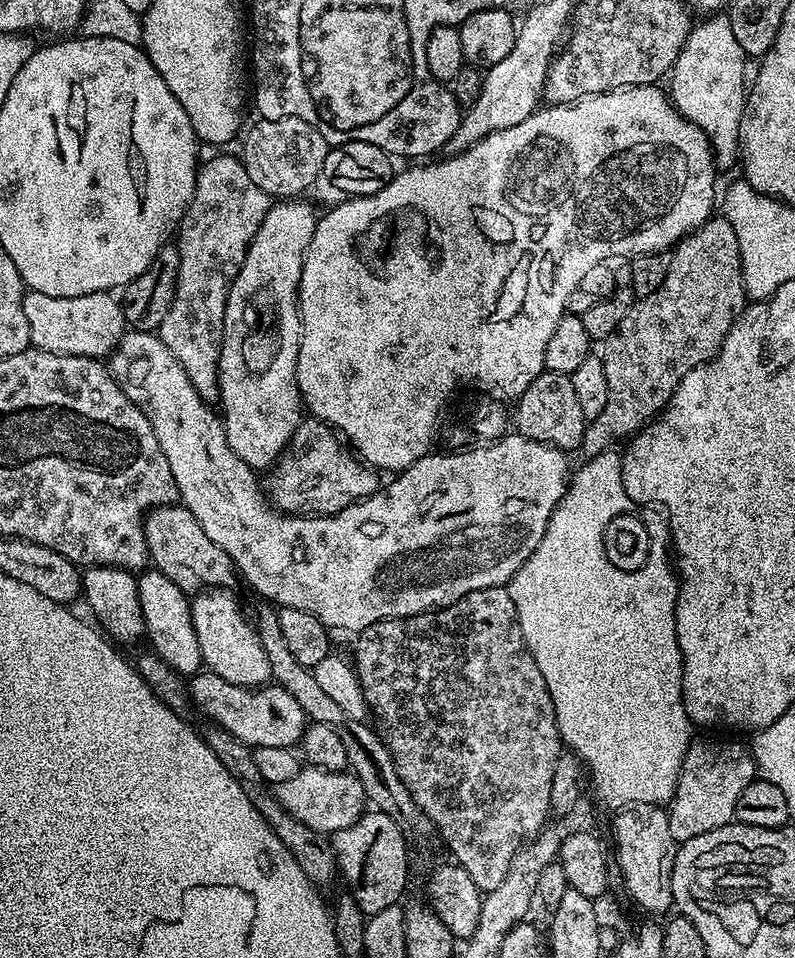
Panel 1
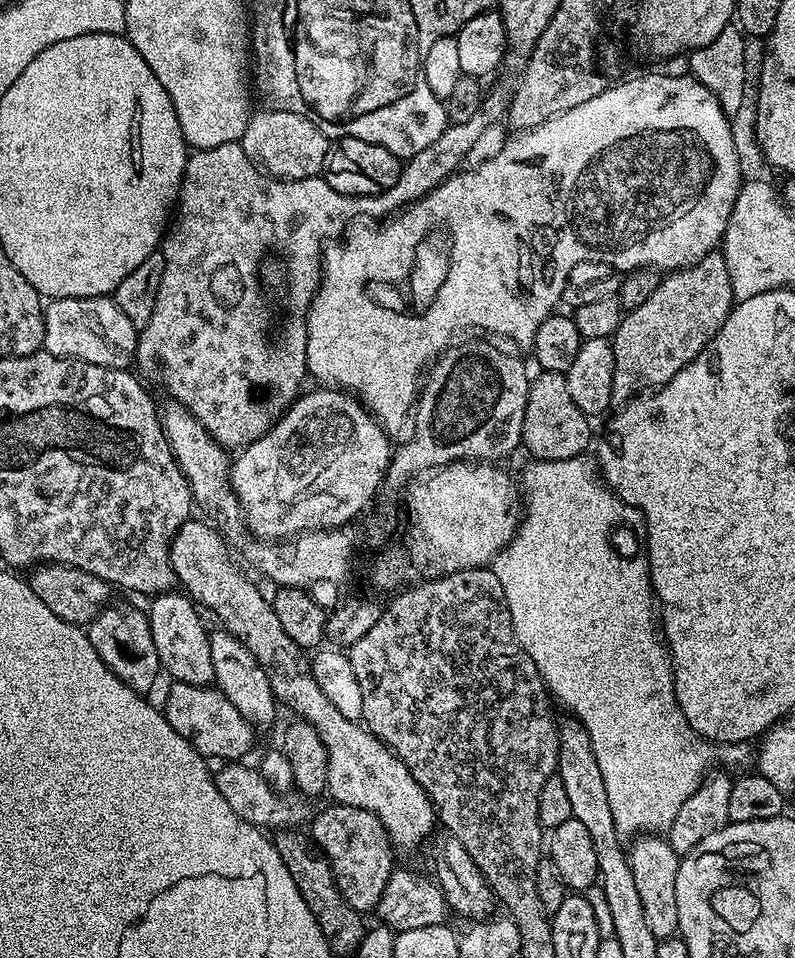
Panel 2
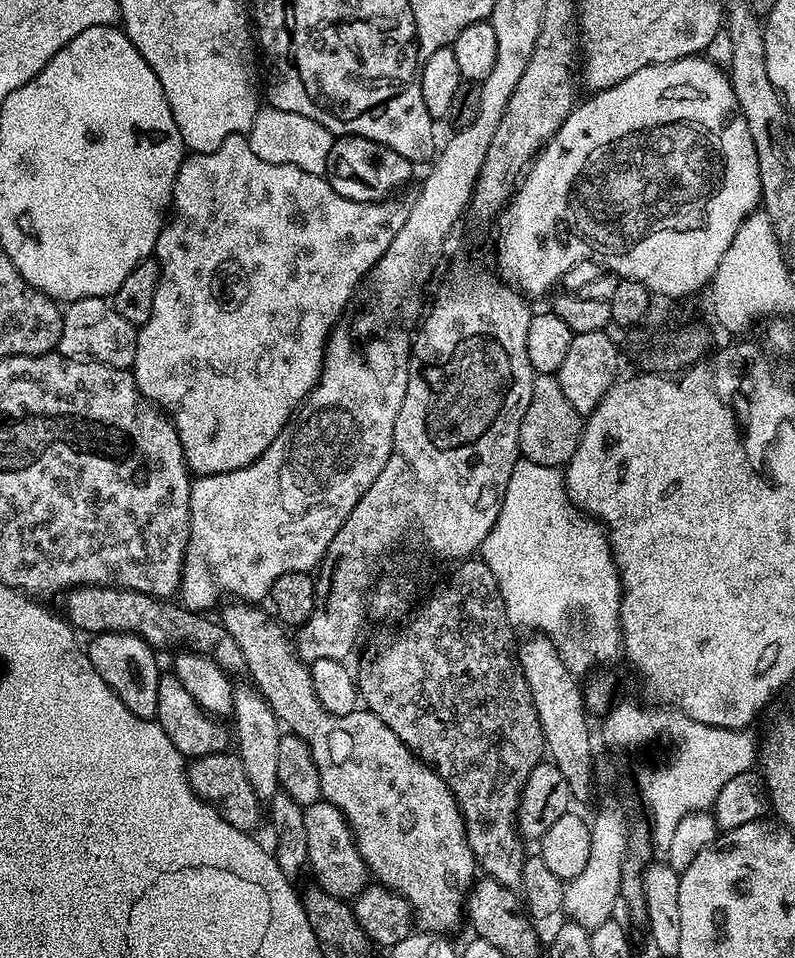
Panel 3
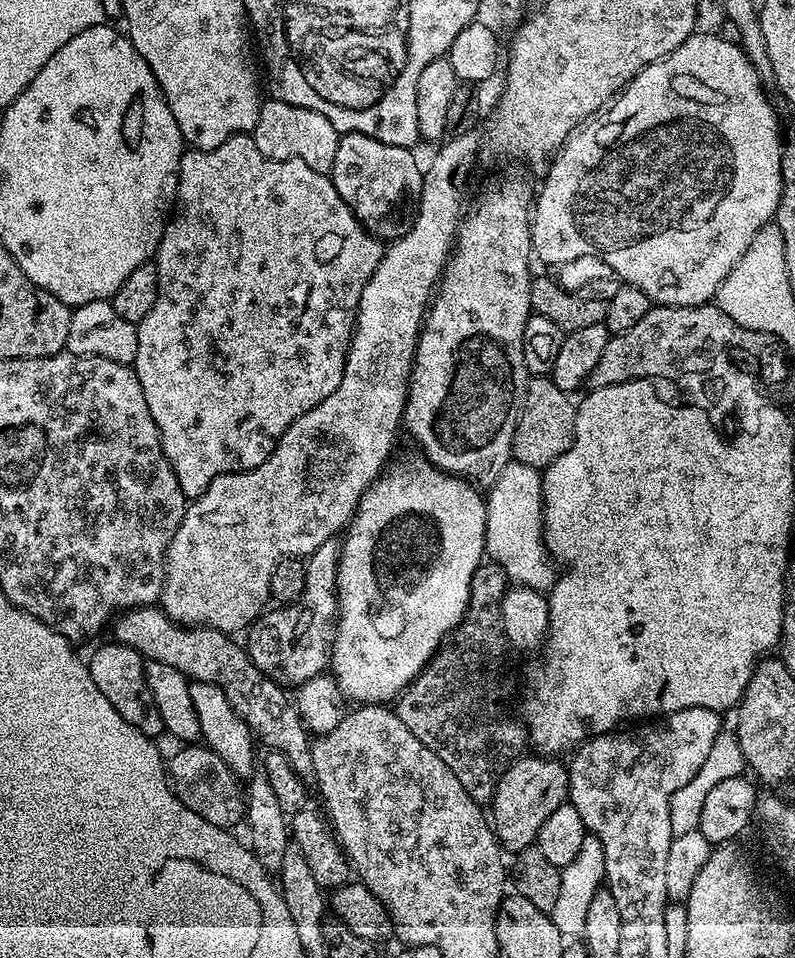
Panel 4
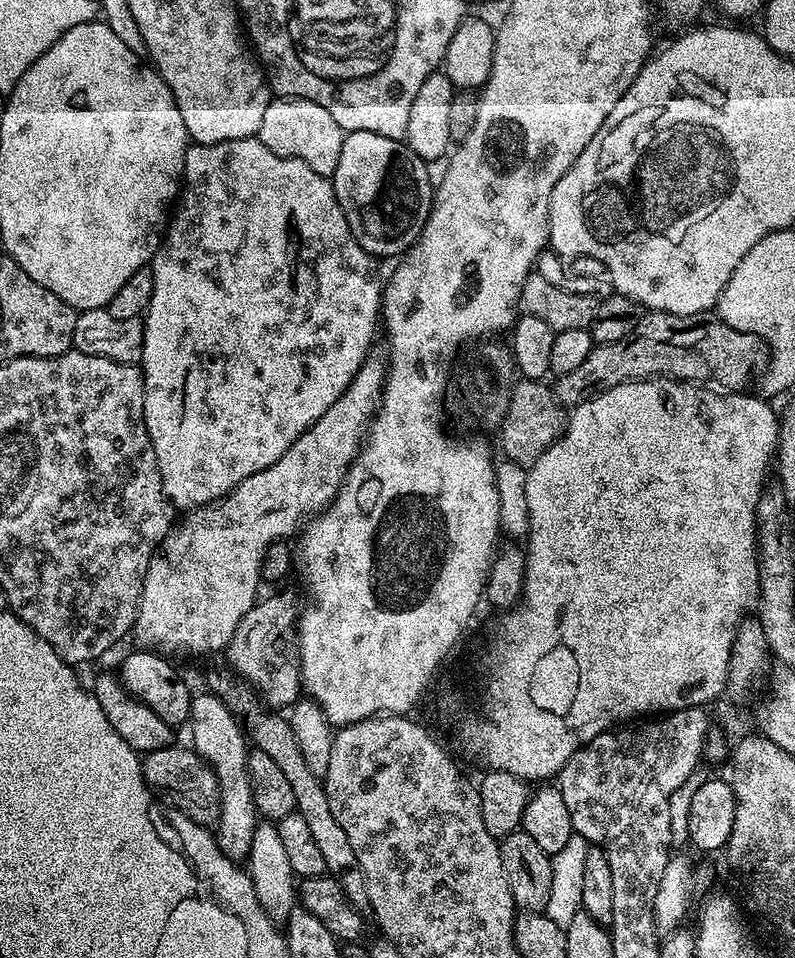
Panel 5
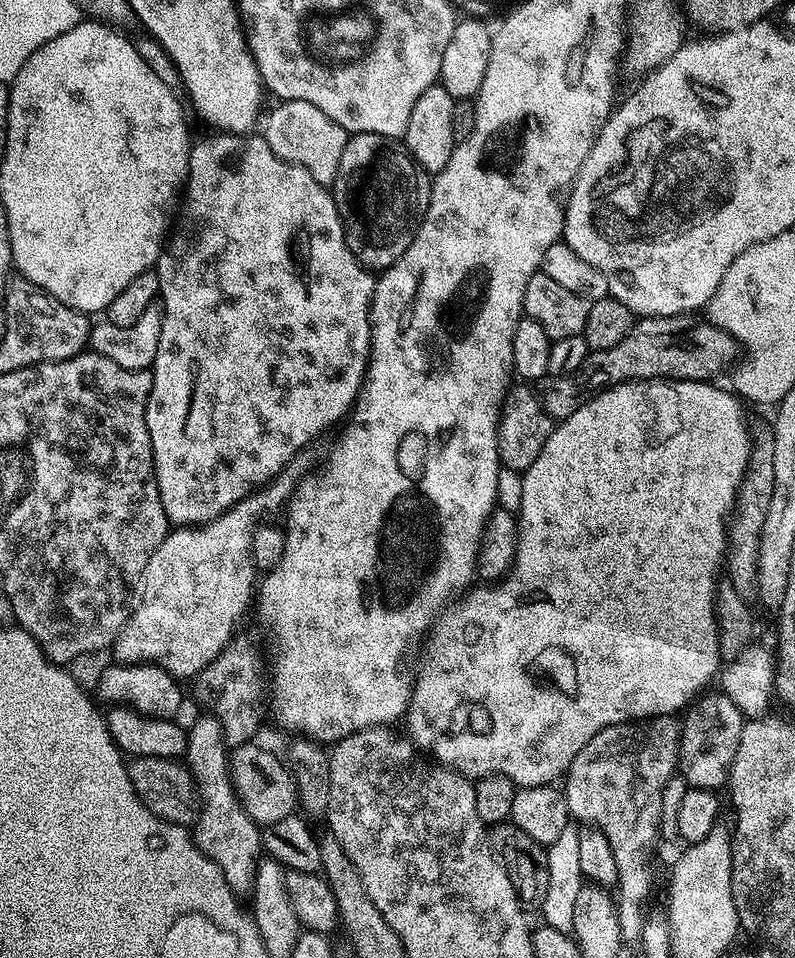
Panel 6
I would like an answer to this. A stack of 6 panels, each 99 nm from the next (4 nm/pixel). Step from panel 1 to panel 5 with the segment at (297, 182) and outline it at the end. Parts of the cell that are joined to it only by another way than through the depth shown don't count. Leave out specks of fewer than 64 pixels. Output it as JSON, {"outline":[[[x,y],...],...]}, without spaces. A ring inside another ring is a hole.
{"outline":[[[276,98],[266,106],[258,139],[267,148],[274,150],[274,154],[298,158],[306,162],[310,170],[330,178],[338,166],[338,154],[342,154],[345,135],[344,129],[338,126],[338,122],[334,122],[334,118],[330,118],[322,106],[309,100]]]}

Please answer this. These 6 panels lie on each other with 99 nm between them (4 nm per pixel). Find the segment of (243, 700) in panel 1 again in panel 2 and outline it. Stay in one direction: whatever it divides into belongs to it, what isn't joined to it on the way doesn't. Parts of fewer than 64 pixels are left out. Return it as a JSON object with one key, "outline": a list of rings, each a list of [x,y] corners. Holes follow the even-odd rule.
{"outline":[[[181,680],[169,683],[169,685],[168,693],[164,696],[164,704],[162,703],[162,711],[166,722],[170,722],[170,726],[174,726],[174,730],[178,730],[178,734],[182,734],[182,738],[186,738],[186,742],[190,742],[190,746],[194,746],[194,750],[198,750],[198,754],[209,761],[243,761],[245,759],[244,755],[251,750],[252,743],[256,740],[257,729],[242,714],[238,714],[234,702],[230,702],[230,698],[226,698],[226,694],[222,694],[220,689],[215,686],[207,684],[194,686]]]}

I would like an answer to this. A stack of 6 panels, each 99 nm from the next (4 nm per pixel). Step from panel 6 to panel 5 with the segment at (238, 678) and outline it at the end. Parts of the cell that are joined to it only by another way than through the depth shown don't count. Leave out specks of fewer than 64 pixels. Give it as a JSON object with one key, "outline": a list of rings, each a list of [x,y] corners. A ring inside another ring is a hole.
{"outline":[[[288,592],[266,596],[257,599],[242,622],[238,622],[238,630],[234,630],[234,638],[230,638],[226,655],[232,663],[229,664],[231,671],[259,690],[266,704],[284,710],[302,696],[300,649],[296,642],[296,626],[302,608]]]}

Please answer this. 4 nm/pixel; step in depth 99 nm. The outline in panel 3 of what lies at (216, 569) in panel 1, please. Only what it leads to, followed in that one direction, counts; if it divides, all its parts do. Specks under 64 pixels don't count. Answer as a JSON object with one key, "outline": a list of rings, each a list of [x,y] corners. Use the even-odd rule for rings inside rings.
{"outline":[[[228,602],[219,609],[219,623],[224,625],[224,628],[230,634],[230,638],[234,638],[234,642],[238,642],[238,650],[242,650],[242,658],[247,675],[252,675],[251,683],[254,685],[257,692],[264,697],[264,700],[274,710],[277,720],[291,735],[302,738],[302,742],[306,742],[306,746],[310,746],[310,754],[314,754],[314,766],[318,766],[318,778],[322,782],[322,797],[329,800],[334,806],[338,806],[338,810],[348,820],[348,824],[352,827],[352,836],[356,839],[358,850],[362,854],[362,858],[366,862],[369,873],[379,883],[385,884],[390,890],[394,890],[402,898],[406,898],[406,902],[412,908],[412,914],[415,923],[419,925],[425,932],[439,932],[441,934],[451,933],[451,928],[456,928],[465,919],[465,903],[468,894],[472,889],[472,885],[478,879],[478,863],[476,855],[472,853],[468,835],[466,834],[466,826],[464,819],[460,813],[458,802],[454,798],[454,794],[450,790],[450,786],[446,786],[446,782],[440,777],[423,760],[419,760],[404,745],[402,738],[398,738],[398,734],[394,734],[394,730],[390,730],[390,726],[386,726],[386,722],[382,722],[382,718],[378,718],[374,713],[367,710],[357,710],[350,714],[330,714],[330,710],[326,710],[326,706],[322,706],[322,702],[318,702],[318,694],[314,694],[314,684],[310,678],[310,667],[305,661],[301,660],[300,655],[296,652],[296,645],[293,637],[286,633],[285,625],[281,624],[276,619],[271,611],[263,612],[263,607],[257,606],[252,602]]]}

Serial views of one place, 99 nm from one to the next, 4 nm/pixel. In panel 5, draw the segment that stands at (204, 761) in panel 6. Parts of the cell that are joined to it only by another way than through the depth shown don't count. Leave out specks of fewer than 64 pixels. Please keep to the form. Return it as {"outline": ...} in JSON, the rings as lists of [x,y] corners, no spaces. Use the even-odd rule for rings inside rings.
{"outline":[[[207,690],[201,692],[201,696],[199,693],[192,697],[192,714],[190,717],[192,740],[190,740],[190,746],[208,763],[208,767],[214,770],[214,774],[218,778],[218,786],[220,787],[220,819],[214,825],[214,835],[218,846],[231,860],[244,862],[247,861],[250,842],[254,838],[254,830],[258,823],[258,813],[256,811],[256,803],[252,797],[250,774],[248,773],[250,744],[246,739],[246,733],[238,717],[216,695]]]}

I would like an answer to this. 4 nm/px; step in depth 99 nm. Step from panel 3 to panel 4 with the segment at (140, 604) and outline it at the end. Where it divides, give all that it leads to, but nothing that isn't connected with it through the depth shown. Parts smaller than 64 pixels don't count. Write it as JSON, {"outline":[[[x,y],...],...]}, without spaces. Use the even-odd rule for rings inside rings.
{"outline":[[[159,606],[147,608],[129,608],[127,612],[117,615],[111,625],[115,643],[125,644],[144,657],[145,661],[162,662],[165,666],[174,666],[183,676],[192,682],[206,682],[218,686],[230,706],[248,724],[253,737],[265,744],[265,749],[280,752],[294,766],[305,782],[315,781],[316,771],[312,761],[312,740],[298,714],[293,697],[288,696],[283,687],[277,684],[254,666],[248,656],[247,647],[240,644],[227,632],[216,628],[197,628],[180,624],[172,620]]]}

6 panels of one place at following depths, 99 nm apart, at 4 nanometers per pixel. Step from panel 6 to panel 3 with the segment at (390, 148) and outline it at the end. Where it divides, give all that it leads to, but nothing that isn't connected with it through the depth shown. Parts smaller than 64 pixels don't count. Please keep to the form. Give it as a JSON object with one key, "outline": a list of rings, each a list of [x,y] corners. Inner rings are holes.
{"outline":[[[342,136],[333,139],[326,179],[338,194],[358,202],[384,202],[389,199],[412,176],[413,161],[402,158],[384,144],[361,136]]]}

